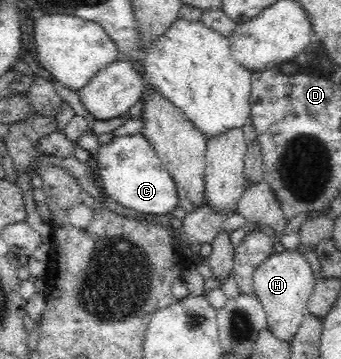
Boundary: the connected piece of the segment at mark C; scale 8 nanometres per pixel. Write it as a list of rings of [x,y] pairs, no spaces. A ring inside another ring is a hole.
[[[143,134],[114,137],[111,143],[100,146],[96,164],[105,194],[119,206],[153,216],[171,215],[178,207],[178,194],[171,175],[160,163],[153,145]]]

